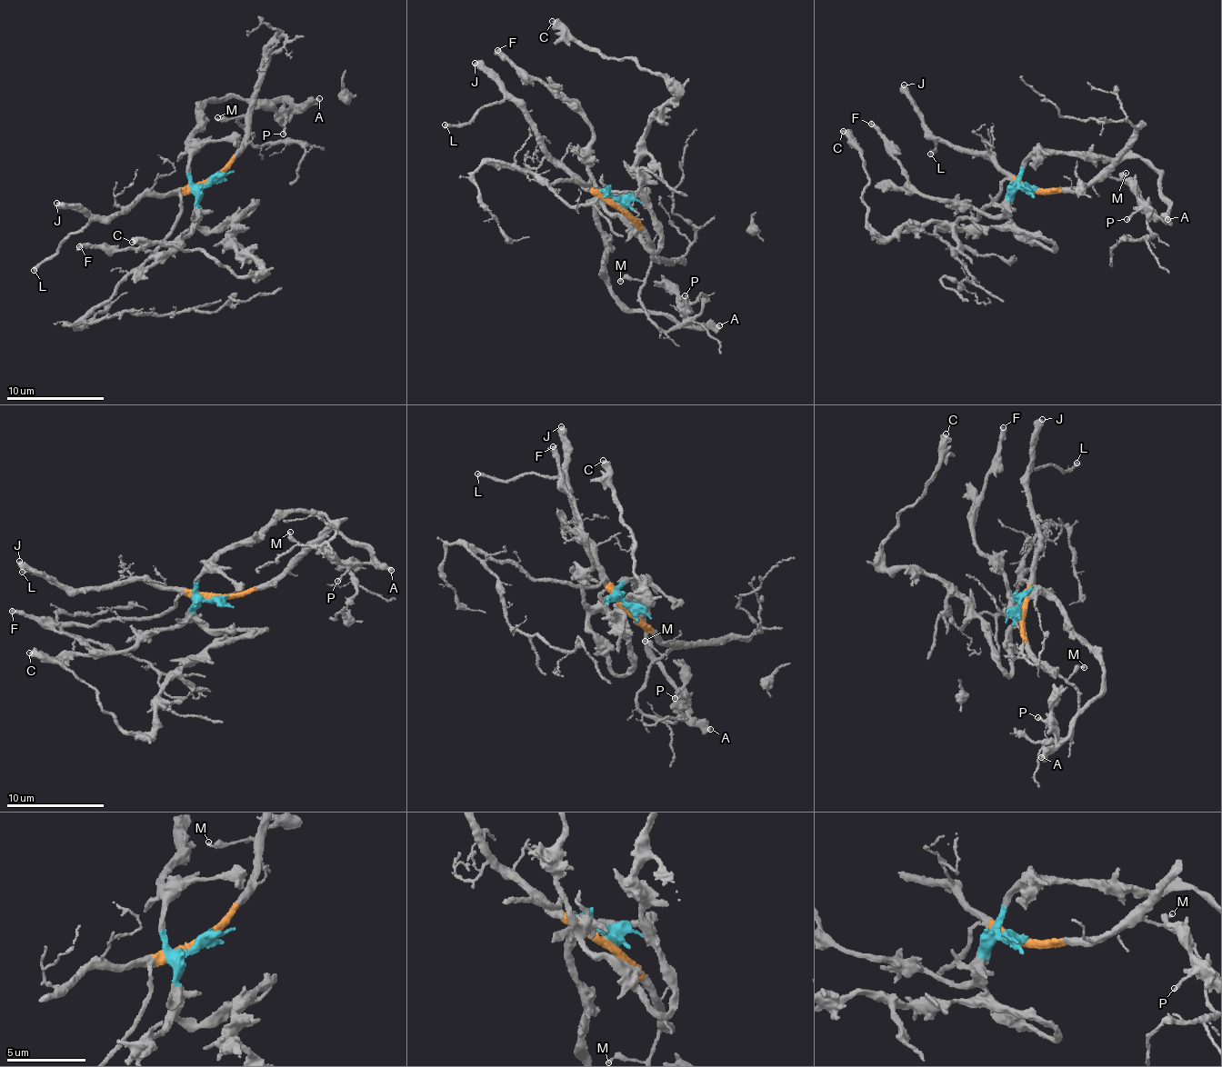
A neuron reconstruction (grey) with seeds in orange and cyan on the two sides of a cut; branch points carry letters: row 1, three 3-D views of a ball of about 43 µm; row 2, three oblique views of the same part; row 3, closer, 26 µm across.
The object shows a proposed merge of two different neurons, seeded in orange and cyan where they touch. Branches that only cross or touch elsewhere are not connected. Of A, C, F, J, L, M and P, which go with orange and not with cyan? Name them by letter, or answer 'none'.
J, L, M

